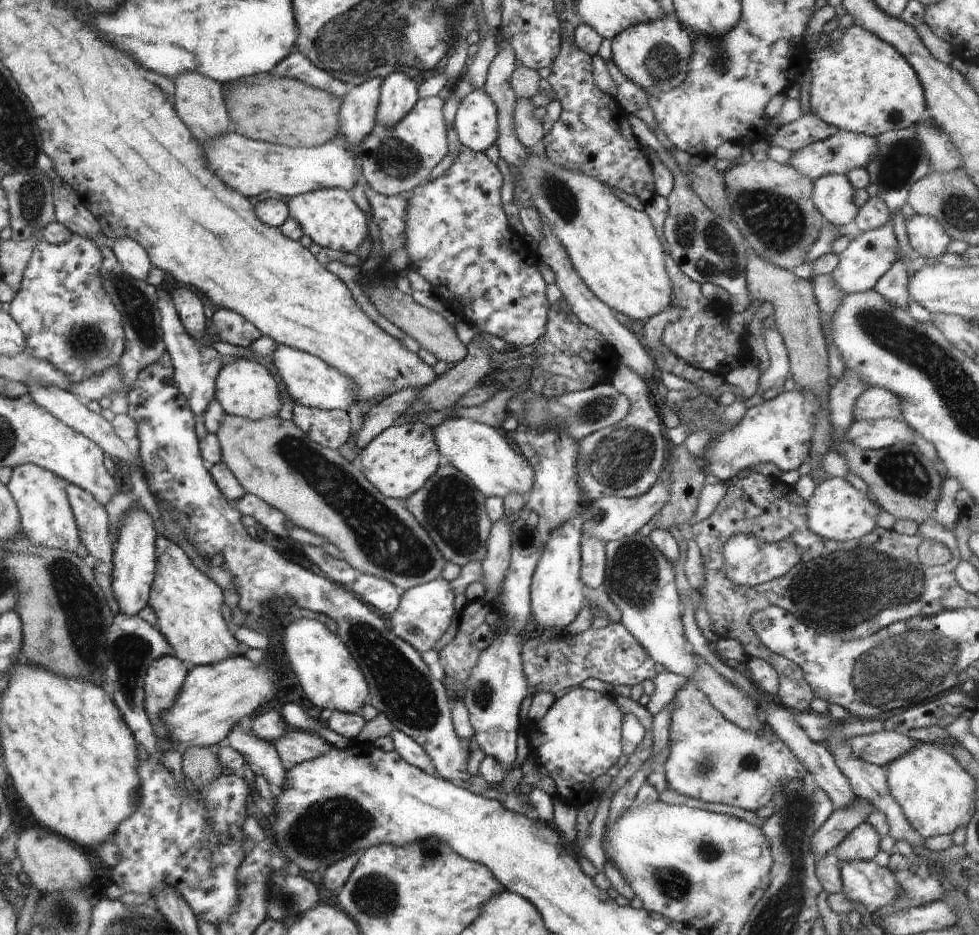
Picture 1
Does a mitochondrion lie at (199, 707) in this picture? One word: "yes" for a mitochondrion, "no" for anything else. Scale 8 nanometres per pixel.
no

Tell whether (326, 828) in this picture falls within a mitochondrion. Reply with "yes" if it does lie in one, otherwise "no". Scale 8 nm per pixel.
yes

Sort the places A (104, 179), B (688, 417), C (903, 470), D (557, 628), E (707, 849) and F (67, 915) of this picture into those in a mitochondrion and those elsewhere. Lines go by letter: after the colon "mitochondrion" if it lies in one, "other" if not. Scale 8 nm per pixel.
A: other
B: other
C: mitochondrion
D: other
E: mitochondrion
F: mitochondrion

